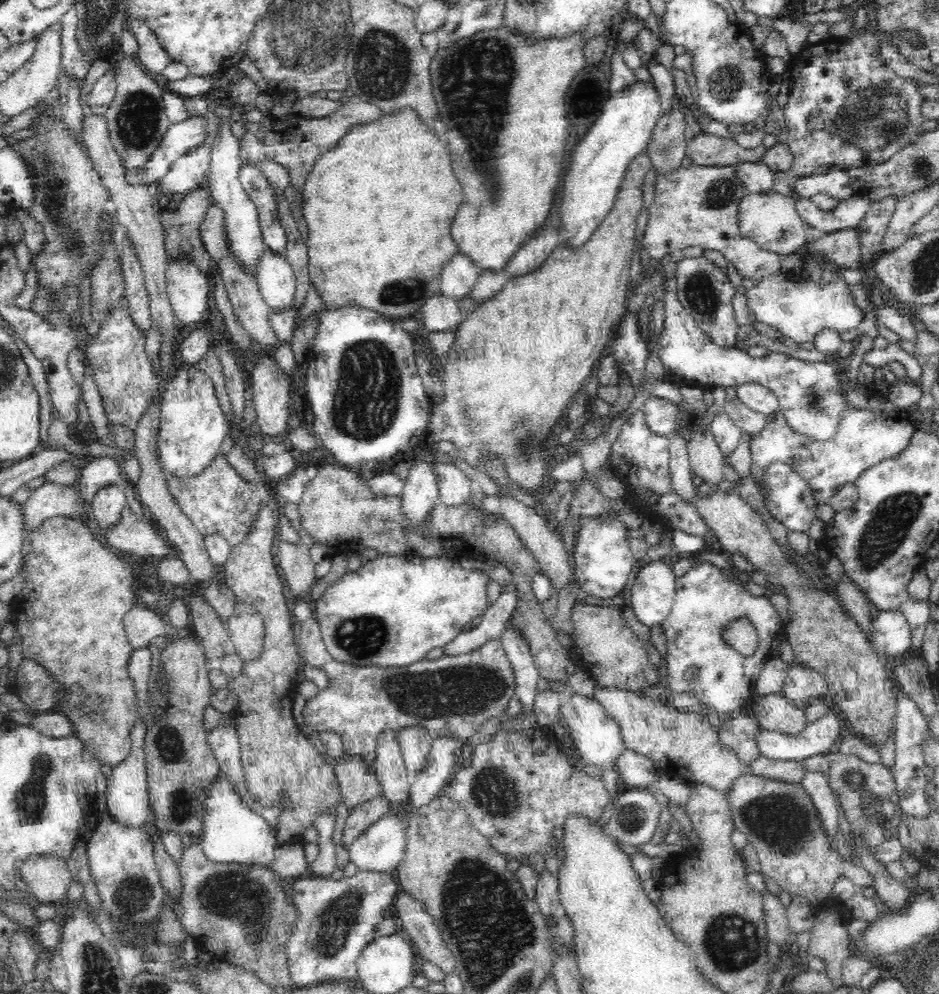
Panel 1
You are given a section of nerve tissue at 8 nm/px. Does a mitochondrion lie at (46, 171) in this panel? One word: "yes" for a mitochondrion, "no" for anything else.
yes

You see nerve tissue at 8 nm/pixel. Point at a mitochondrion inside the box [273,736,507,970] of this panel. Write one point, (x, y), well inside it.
(332, 929)

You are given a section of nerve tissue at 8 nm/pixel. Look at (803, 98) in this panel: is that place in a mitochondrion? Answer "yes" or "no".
no

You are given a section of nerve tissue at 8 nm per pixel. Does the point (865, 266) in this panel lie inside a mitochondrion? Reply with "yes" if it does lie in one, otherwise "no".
no

